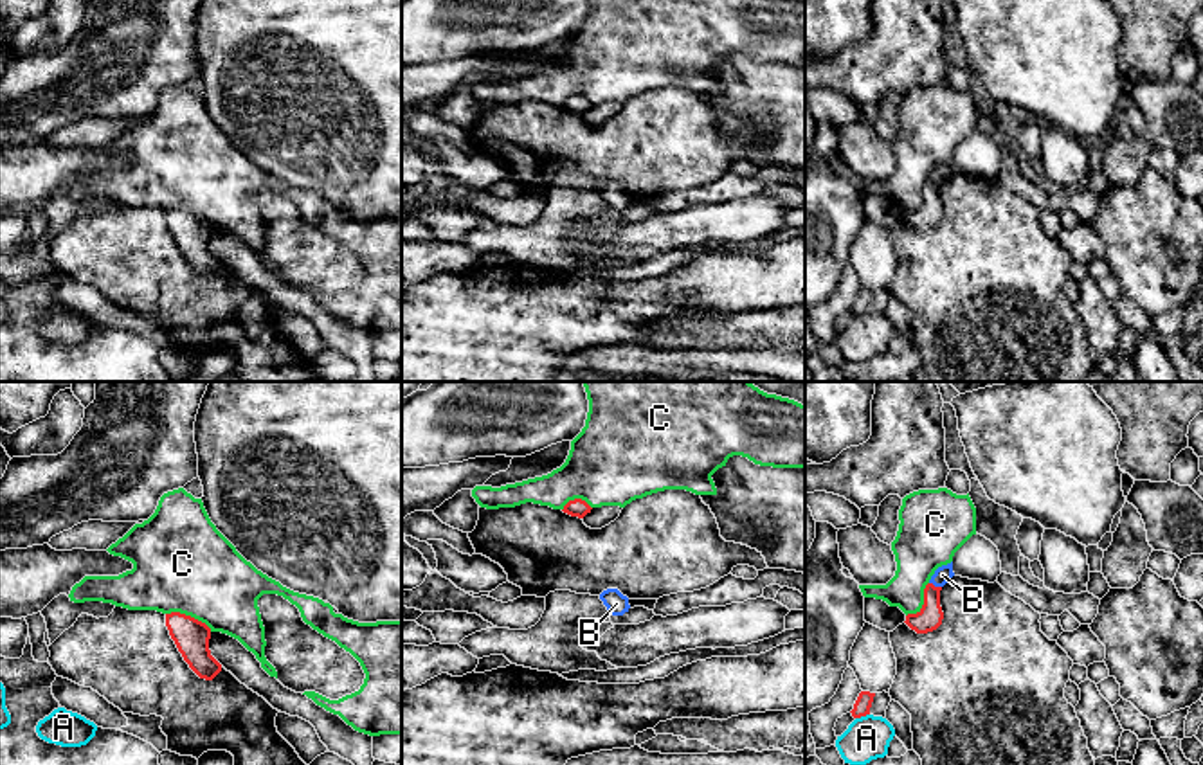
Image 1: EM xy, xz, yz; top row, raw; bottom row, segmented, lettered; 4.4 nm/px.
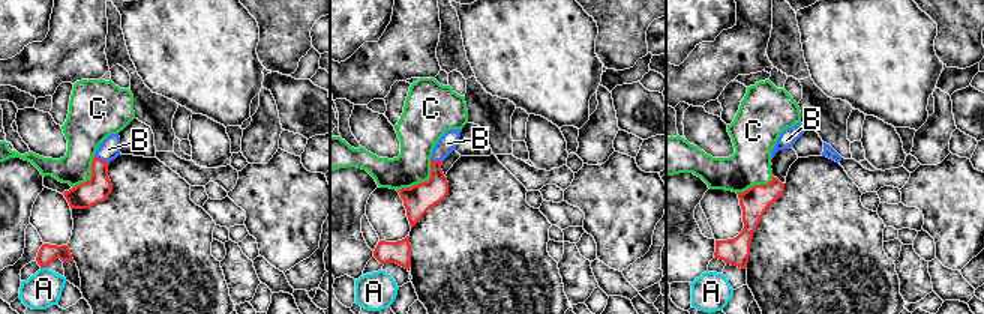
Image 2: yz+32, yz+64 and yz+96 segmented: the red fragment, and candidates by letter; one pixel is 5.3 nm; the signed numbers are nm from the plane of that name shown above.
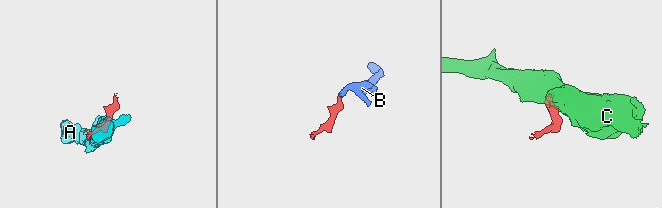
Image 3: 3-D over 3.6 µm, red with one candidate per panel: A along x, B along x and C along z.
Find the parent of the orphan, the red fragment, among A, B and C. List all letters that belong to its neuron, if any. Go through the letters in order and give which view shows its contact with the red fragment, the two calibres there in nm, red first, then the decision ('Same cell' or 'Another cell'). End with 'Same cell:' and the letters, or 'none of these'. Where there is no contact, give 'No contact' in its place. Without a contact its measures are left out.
A: Touches red in yz. Thickness 80 nm (red) against 200 nm. Another cell
B: Touches red in yz. Thickness 110 nm (red) against 80 nm. Same cell
C: Touches red in xy. Thickness 160 nm (red) against 440 nm. Another cell
Same cell: B

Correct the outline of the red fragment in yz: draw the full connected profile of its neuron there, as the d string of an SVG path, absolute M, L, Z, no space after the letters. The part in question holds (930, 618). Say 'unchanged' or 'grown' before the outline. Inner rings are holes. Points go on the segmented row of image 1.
grown | M953 562L935 571L924 589L924 605L917 614L906 616L906 625L917 634L927 634L942 625L944 612L940 607L940 590L954 576Z

